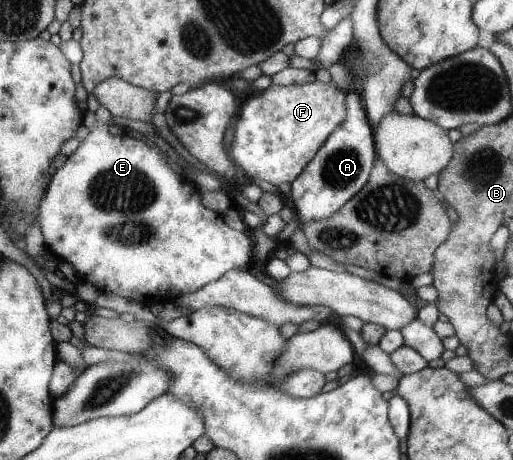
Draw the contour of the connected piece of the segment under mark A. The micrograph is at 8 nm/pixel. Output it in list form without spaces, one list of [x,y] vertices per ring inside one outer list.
[[[348,91],[345,96],[345,120],[329,135],[327,142],[317,151],[315,158],[303,174],[292,182],[292,199],[300,224],[309,221],[321,221],[336,214],[349,199],[363,190],[372,172],[375,160],[373,131],[365,112],[362,95],[357,91]]]

